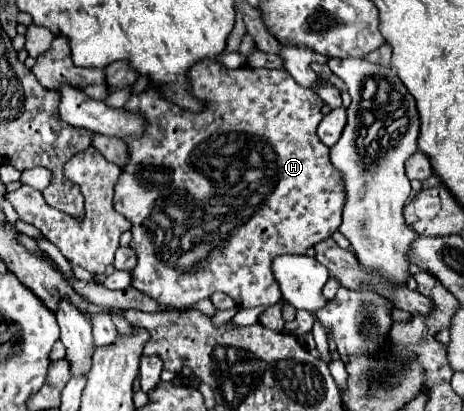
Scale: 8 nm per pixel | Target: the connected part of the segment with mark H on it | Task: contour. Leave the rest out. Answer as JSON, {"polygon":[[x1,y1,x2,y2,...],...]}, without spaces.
{"polygon":[[213,60,199,62,191,70,191,88,197,98,207,100,207,110,201,114,187,114,179,106,165,102,157,90,147,90,137,96,131,96,123,106,127,112,141,114,145,120,145,132,141,136,125,138,129,158,127,158,127,164,121,166,121,176,113,188,115,190,113,206,117,212,121,212,131,222,133,238,131,238,129,246,137,254,137,266,133,270,131,286,149,294,151,298,157,298,157,302,165,302,165,306,175,306,175,308,189,308,197,300,209,298,213,292,229,294,241,308,273,306,281,300,281,290,271,272,273,258,277,258,281,254,305,254,311,246,329,238,341,224,341,212,345,206,343,174,331,164,329,148,323,142,319,142,319,136,317,136,317,126,323,118,321,108,325,102,311,90,297,86,293,76,285,70,267,70,267,68,229,70,223,64,213,62]]}

